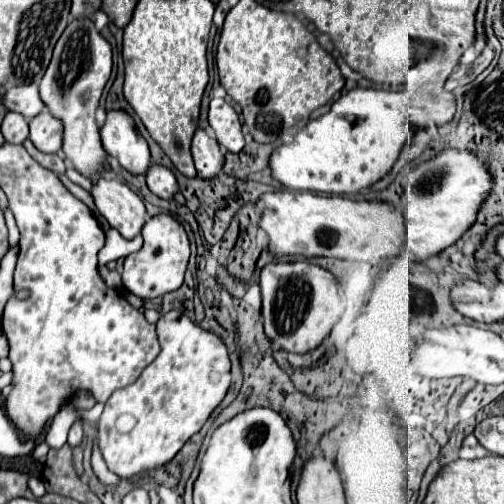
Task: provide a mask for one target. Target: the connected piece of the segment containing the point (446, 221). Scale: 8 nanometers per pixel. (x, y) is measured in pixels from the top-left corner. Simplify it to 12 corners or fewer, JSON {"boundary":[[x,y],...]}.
{"boundary":[[443,149],[405,177],[407,255],[473,227],[493,191],[473,151]]}

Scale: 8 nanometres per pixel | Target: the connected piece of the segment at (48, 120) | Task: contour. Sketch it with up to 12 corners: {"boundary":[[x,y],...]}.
{"boundary":[[49,111],[29,123],[29,139],[43,153],[59,153],[63,129]]}

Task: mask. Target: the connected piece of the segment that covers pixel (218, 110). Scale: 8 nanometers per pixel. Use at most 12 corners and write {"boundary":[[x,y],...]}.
{"boundary":[[211,99],[209,125],[231,153],[243,149],[239,115],[225,99]]}

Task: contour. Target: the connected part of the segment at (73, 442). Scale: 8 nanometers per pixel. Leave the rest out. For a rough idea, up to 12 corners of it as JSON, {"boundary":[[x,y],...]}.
{"boundary":[[75,421],[69,431],[71,447],[77,447],[83,439],[83,421]]}

